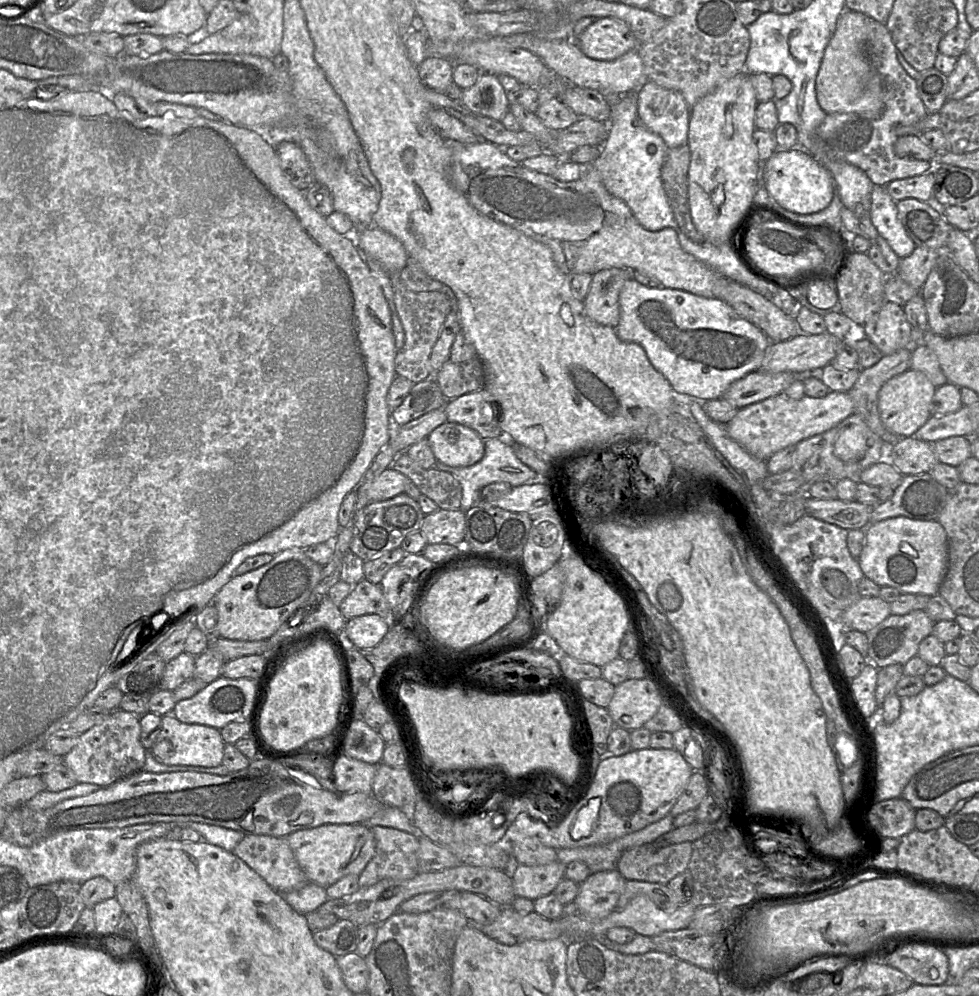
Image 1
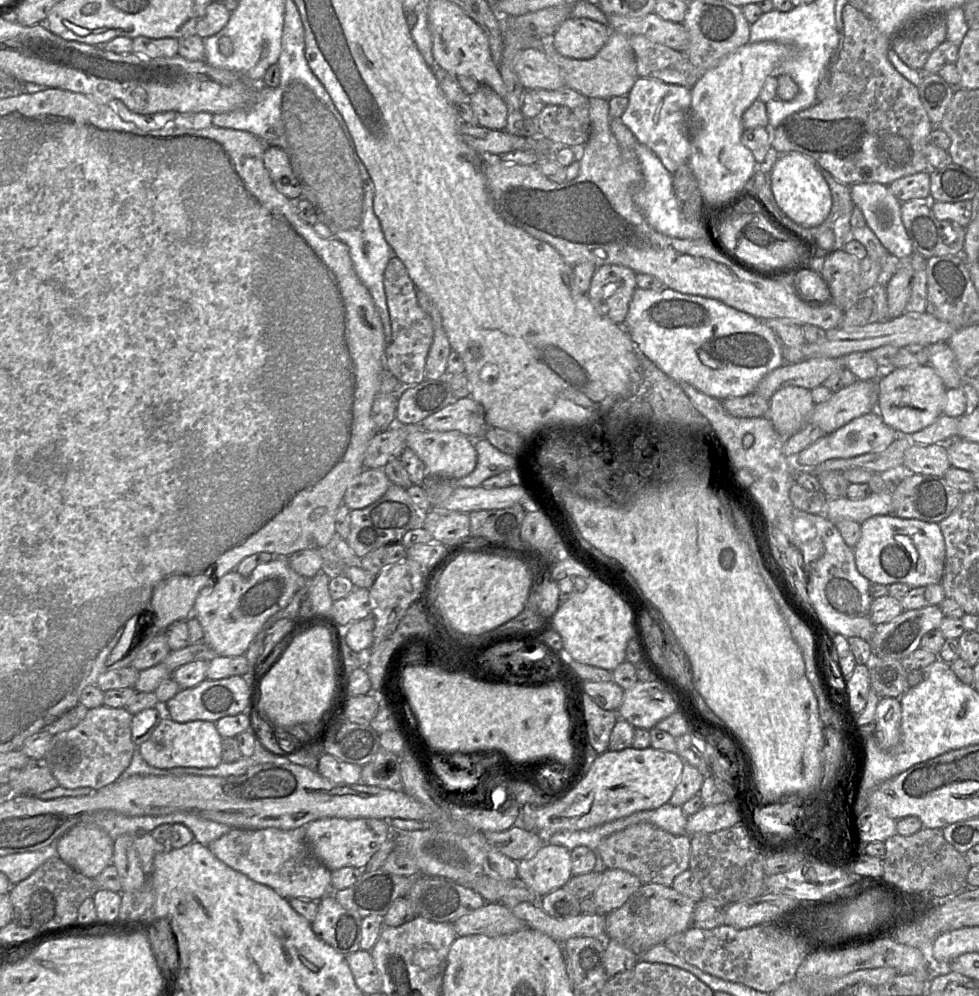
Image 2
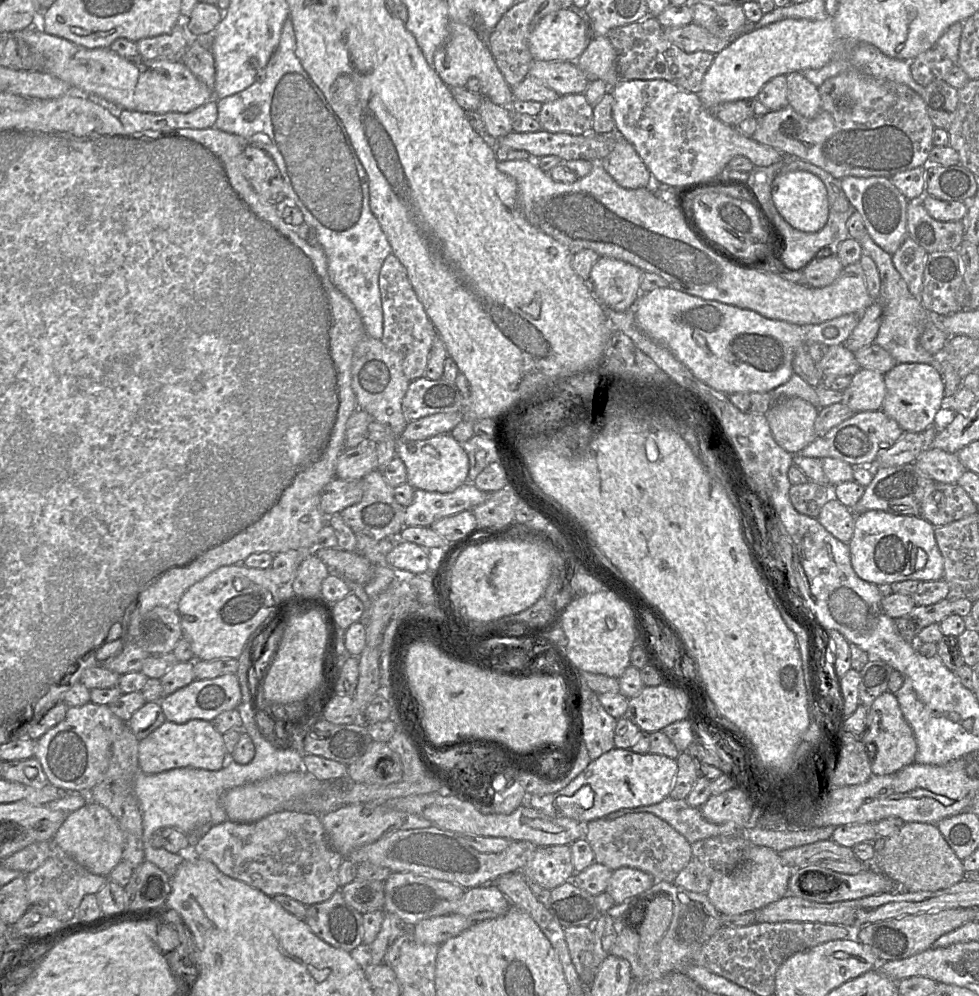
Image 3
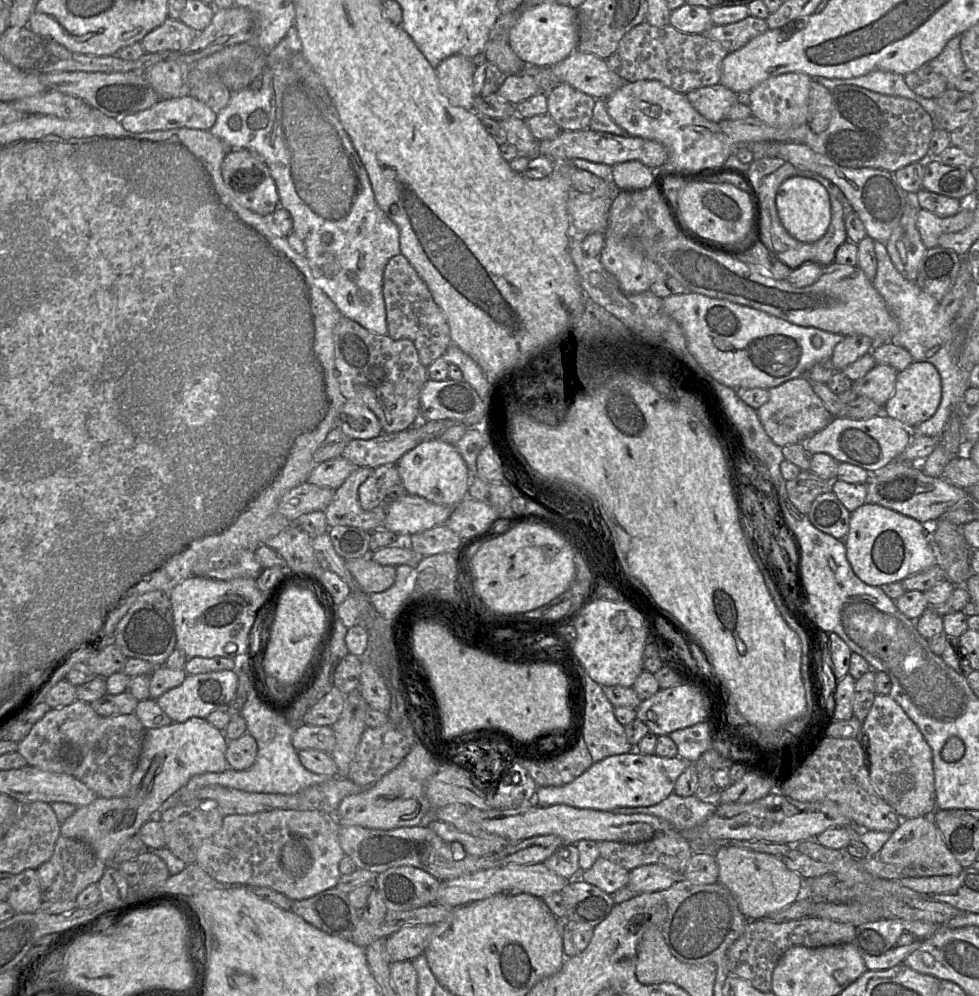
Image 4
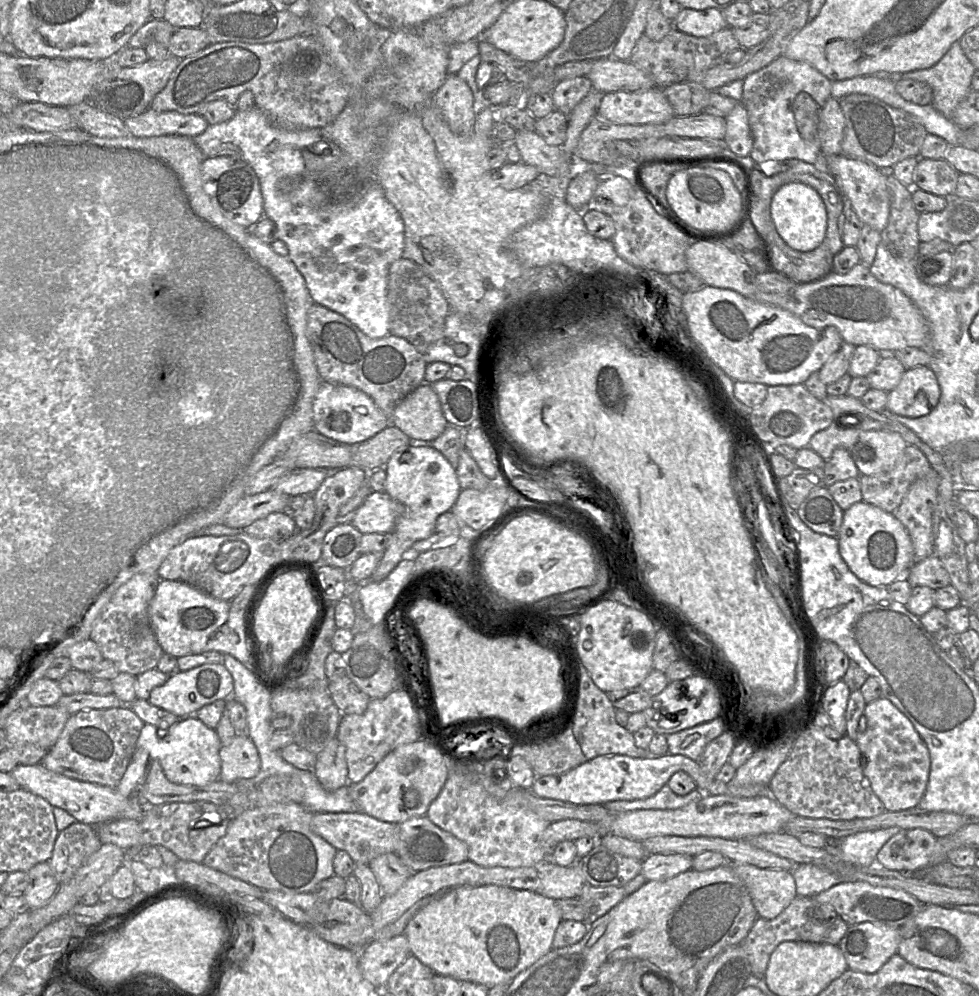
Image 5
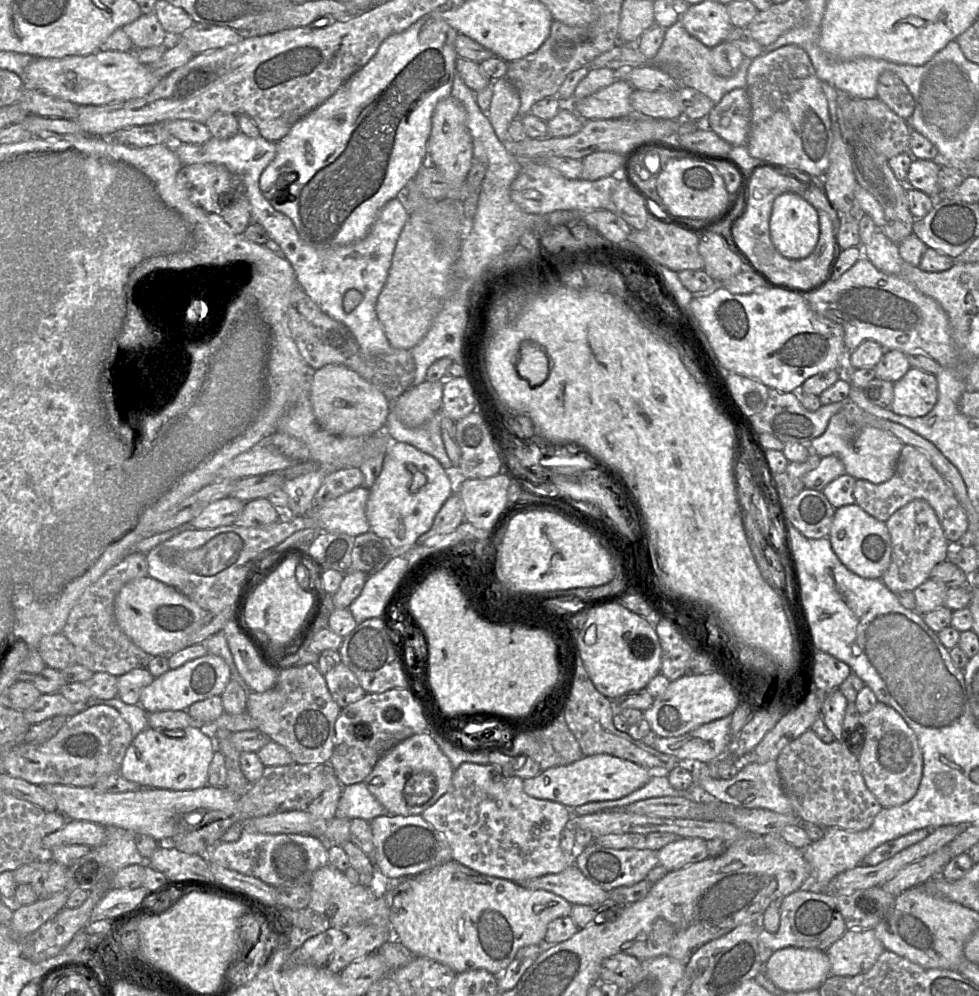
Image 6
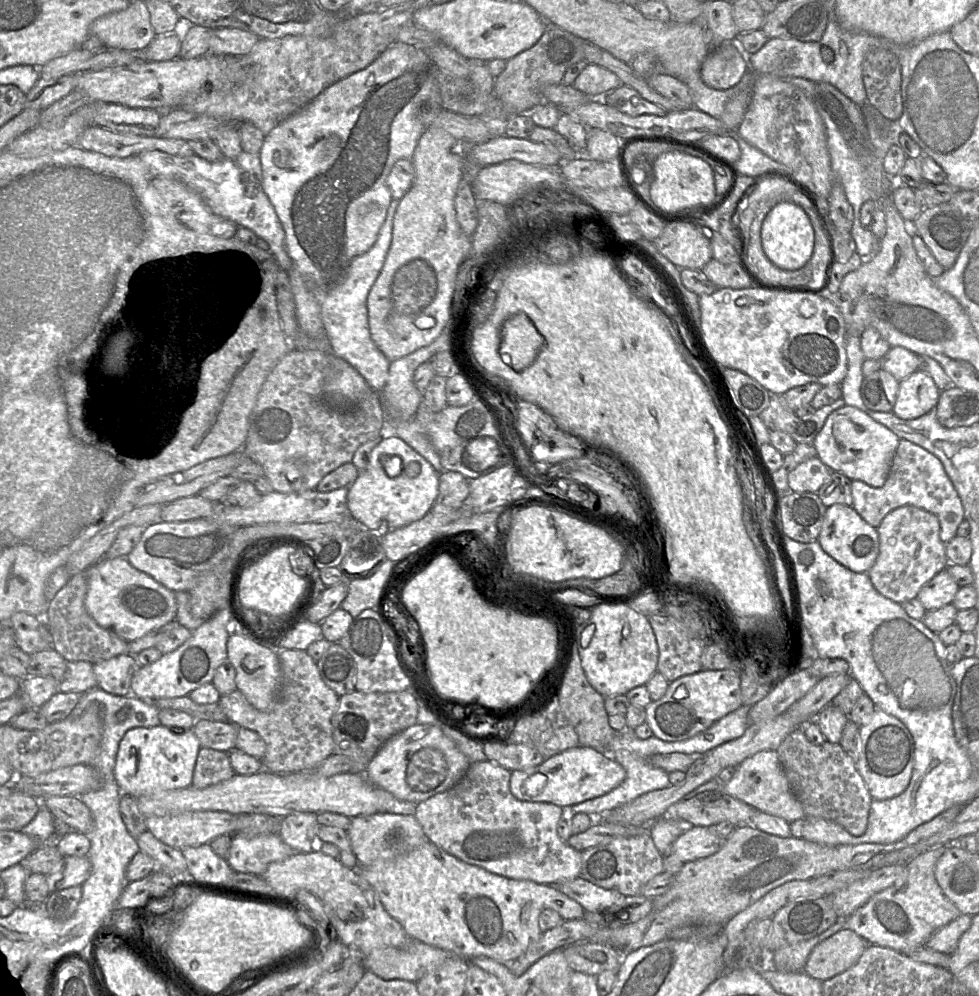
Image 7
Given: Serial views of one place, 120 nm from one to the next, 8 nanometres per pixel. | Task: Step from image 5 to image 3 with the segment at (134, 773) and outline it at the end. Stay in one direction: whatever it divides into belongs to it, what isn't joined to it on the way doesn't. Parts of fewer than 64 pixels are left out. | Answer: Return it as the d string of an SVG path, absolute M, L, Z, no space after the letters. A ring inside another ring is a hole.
M195 719L184 724L165 721L139 741L139 771L145 774L158 774L185 767L218 771L228 760L223 734L219 733L211 722L205 720ZM88 800L84 806L67 815L53 843L91 873L107 877L122 860L124 835L118 821L107 808Z

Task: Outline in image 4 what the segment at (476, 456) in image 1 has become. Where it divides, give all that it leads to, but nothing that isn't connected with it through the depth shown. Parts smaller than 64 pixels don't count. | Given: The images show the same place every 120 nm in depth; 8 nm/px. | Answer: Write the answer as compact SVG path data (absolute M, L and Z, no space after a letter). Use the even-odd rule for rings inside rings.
M438 438L424 441L409 450L396 466L401 484L410 495L447 506L457 506L467 496L470 471L456 447Z

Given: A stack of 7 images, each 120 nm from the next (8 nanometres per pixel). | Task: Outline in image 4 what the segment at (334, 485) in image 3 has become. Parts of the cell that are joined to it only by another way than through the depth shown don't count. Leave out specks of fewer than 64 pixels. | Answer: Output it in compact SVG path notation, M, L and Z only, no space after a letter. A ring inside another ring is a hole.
M303 483L286 493L281 499L278 511L291 522L313 511L323 511L331 503L337 489Z

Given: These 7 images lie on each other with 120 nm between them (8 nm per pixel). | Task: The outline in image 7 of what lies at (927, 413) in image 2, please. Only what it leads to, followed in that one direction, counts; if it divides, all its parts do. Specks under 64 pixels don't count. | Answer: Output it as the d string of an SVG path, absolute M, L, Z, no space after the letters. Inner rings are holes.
M917 370L900 381L892 412L904 420L921 417L937 405L940 393L931 376Z

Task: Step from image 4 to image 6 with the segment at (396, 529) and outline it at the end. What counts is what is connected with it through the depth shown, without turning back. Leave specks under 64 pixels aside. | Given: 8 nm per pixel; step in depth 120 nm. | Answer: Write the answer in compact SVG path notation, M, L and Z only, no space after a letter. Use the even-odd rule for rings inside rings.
M357 487L322 505L314 505L306 514L318 521L322 532L344 533L352 537L370 531L366 517L366 505L370 491Z

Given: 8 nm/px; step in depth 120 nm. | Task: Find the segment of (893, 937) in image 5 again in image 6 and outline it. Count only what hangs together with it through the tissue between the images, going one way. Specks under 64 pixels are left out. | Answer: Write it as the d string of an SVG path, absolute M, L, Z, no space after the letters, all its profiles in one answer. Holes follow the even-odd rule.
M847 929L825 952L830 961L830 974L855 976L870 970L886 950L874 929Z

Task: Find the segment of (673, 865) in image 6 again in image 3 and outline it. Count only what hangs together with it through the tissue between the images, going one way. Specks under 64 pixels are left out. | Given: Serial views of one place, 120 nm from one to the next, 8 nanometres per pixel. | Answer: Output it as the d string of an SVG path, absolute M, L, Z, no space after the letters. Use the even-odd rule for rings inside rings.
M621 867L612 871L606 892L612 897L615 904L644 893L656 883L655 878L646 872Z

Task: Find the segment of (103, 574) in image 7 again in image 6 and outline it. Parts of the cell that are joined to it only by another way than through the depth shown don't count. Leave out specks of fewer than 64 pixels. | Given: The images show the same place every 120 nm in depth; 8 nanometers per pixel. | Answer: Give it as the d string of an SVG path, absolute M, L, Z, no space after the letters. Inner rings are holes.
M149 576L125 584L114 601L114 616L117 624L130 640L149 656L163 656L167 658L188 647L189 639L201 629L206 613L199 605L175 588L167 586Z

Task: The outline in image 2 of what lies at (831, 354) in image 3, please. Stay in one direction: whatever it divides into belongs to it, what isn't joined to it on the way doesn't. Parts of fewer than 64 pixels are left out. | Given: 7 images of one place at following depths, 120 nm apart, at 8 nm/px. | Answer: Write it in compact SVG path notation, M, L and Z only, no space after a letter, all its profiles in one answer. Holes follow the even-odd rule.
M844 357L811 358L796 364L784 363L768 373L759 382L753 394L770 400L775 392L788 386L812 390L843 368L846 368Z

